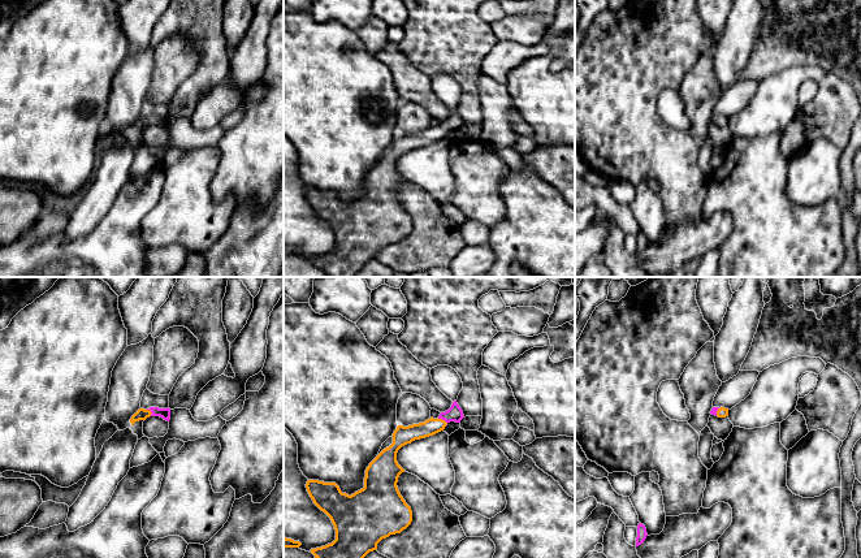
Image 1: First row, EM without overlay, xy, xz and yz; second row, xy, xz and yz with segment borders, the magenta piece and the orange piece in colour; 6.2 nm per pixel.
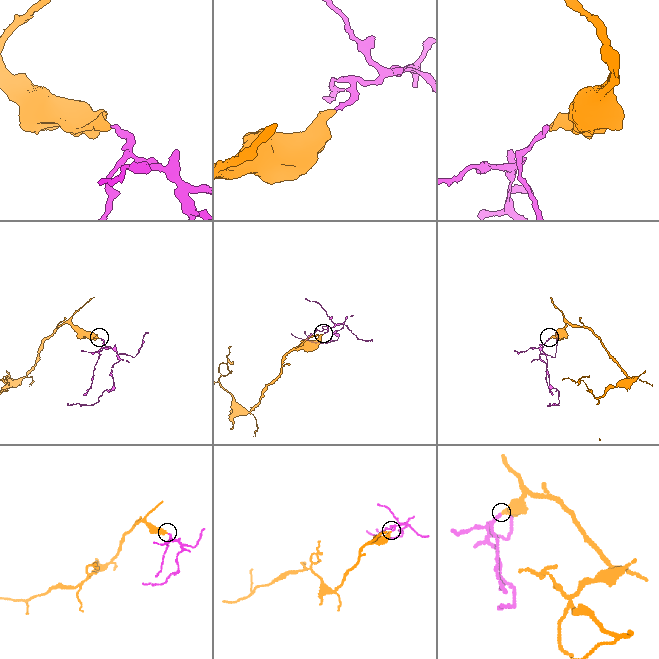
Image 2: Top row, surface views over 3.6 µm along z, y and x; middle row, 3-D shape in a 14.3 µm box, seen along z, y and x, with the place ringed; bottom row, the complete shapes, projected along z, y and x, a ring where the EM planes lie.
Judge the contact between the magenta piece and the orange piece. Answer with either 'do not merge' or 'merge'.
merge

